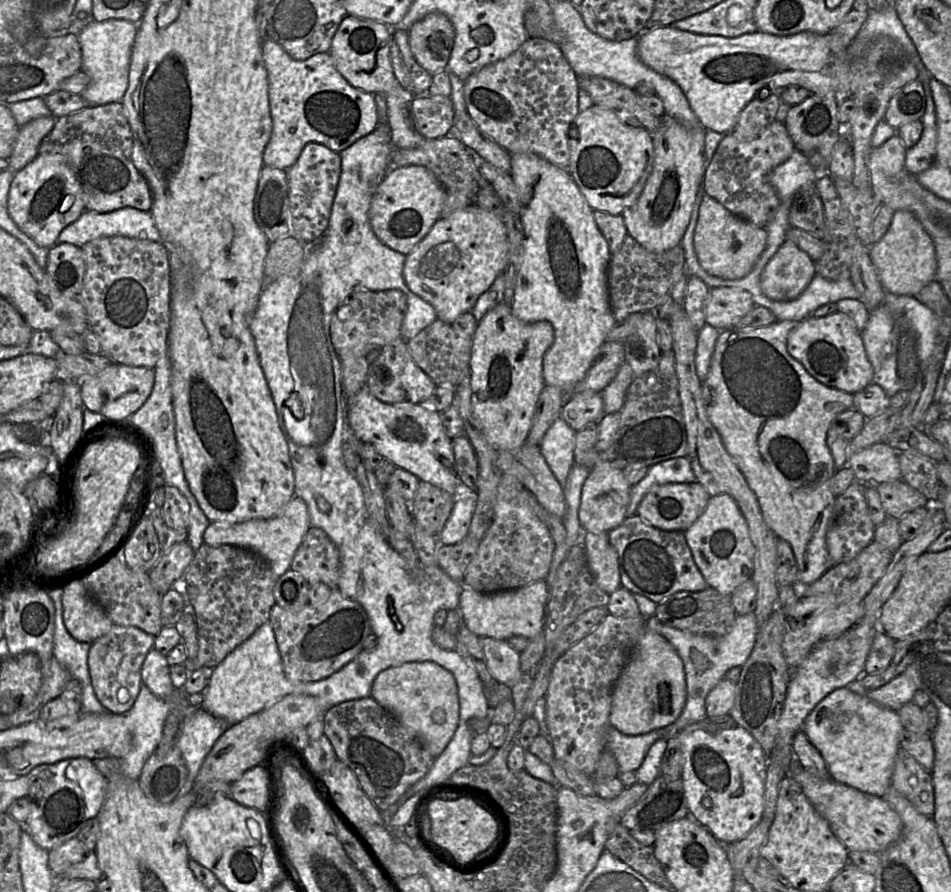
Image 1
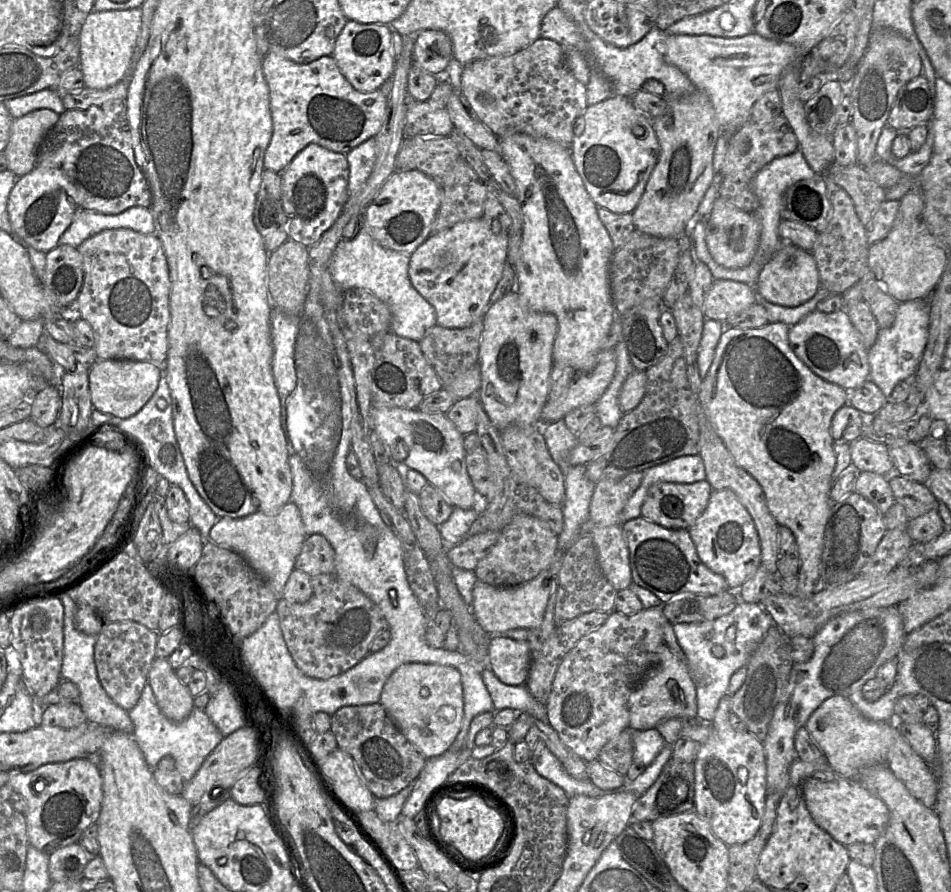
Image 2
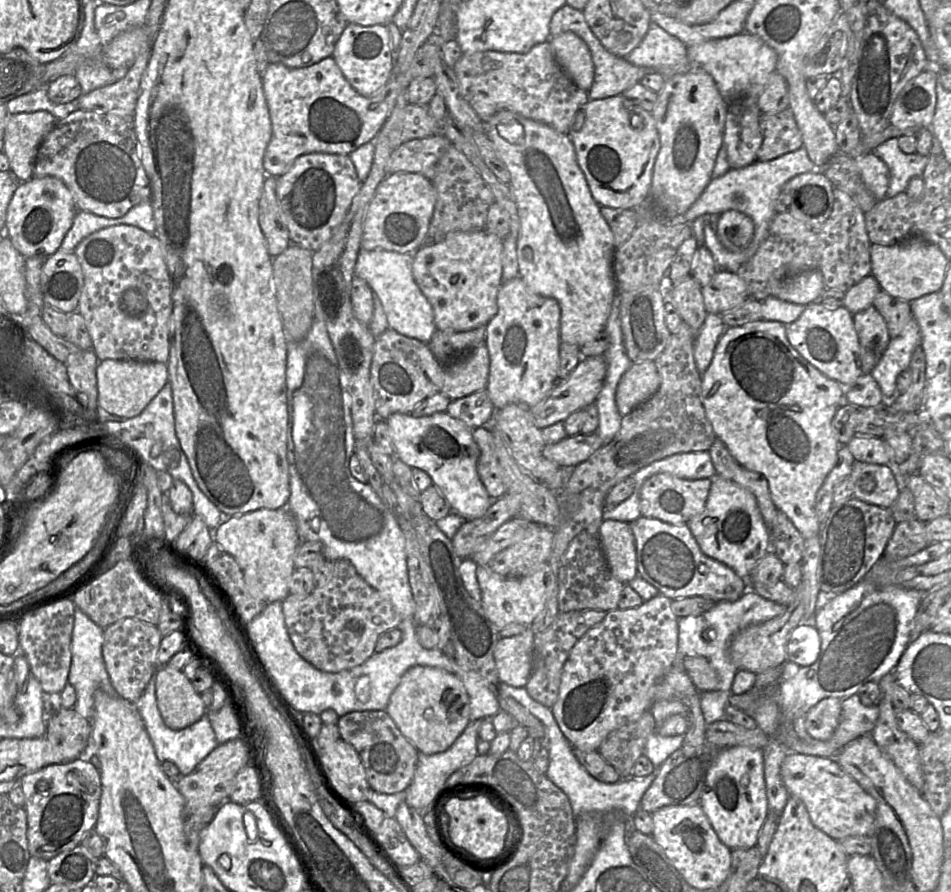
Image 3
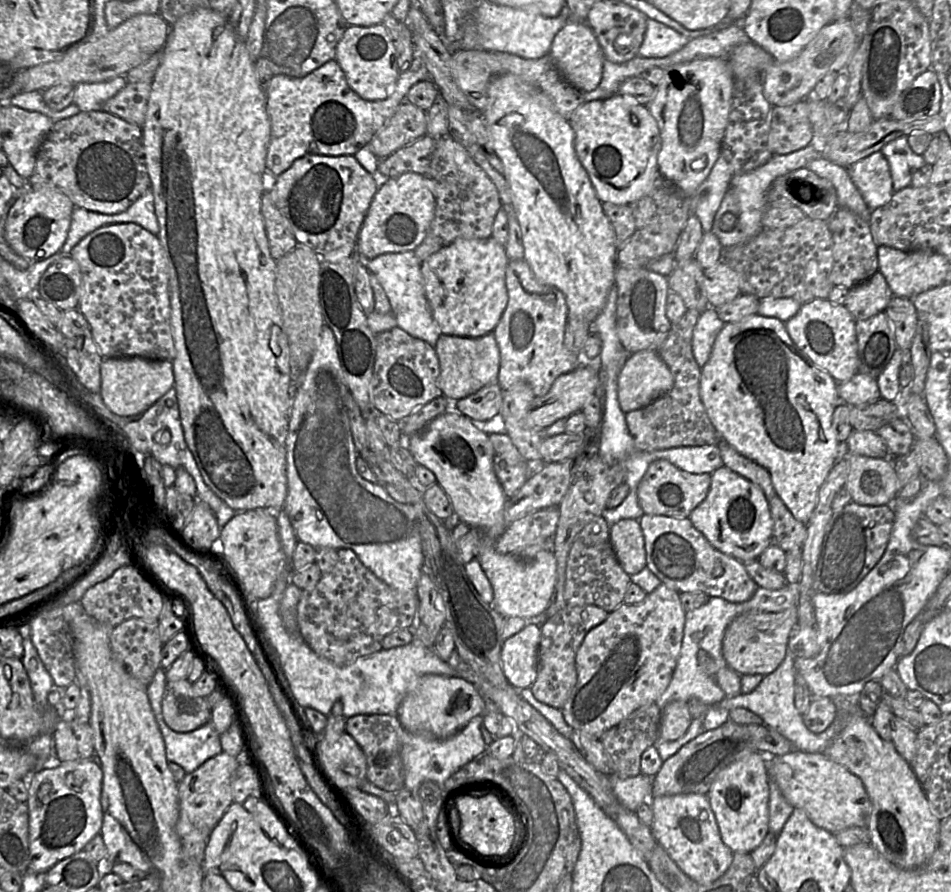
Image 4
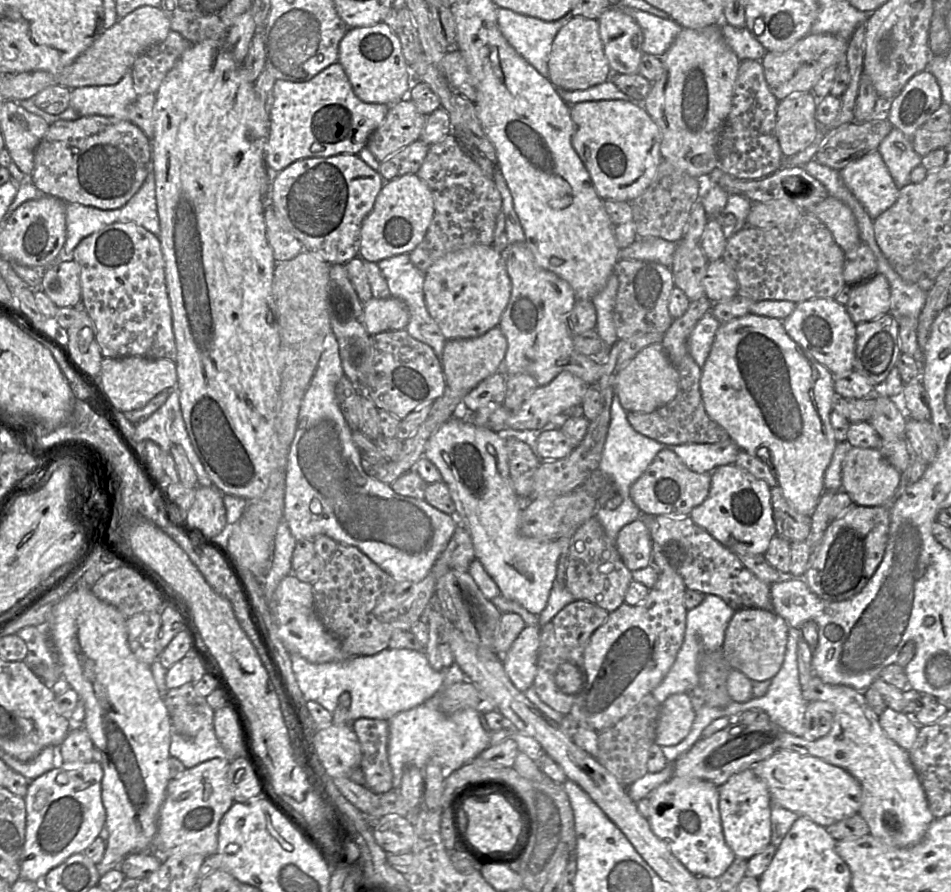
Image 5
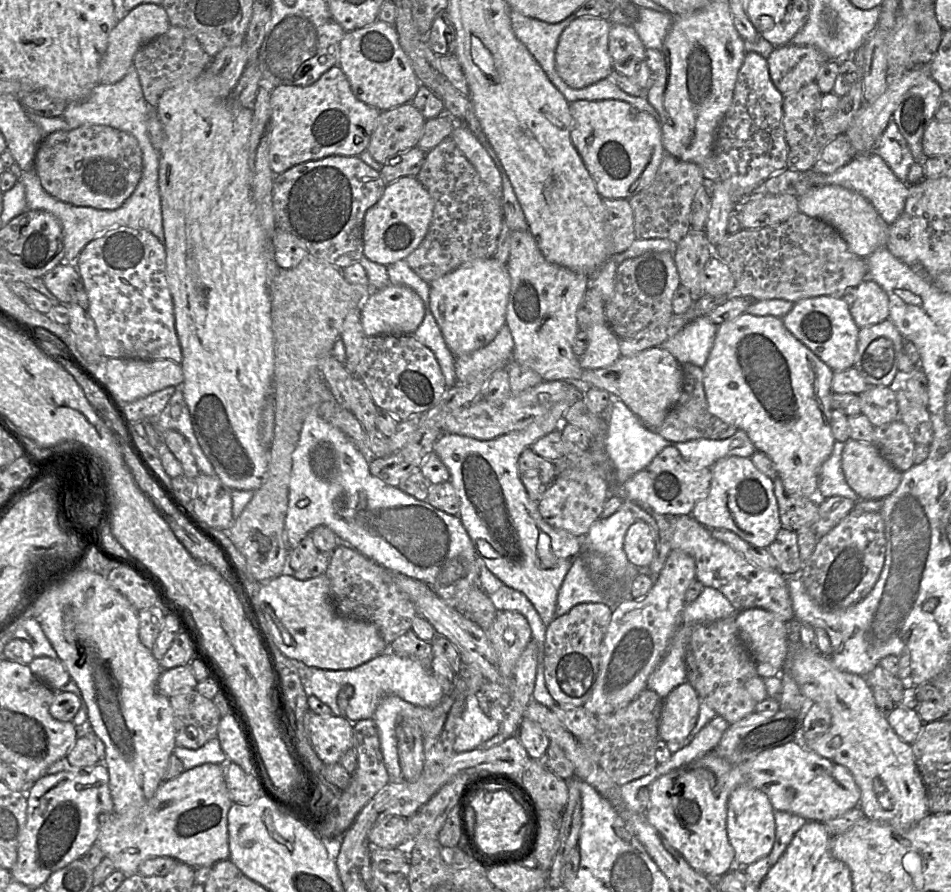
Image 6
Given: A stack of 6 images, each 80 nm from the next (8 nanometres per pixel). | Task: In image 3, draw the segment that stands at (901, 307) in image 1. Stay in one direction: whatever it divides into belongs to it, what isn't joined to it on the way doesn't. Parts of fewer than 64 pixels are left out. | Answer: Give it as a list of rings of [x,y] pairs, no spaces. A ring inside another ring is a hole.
[[[912,318],[902,333],[892,338],[871,376],[878,383],[884,403],[896,397],[896,381],[904,370],[910,367],[914,350],[921,345],[921,332],[915,318]]]

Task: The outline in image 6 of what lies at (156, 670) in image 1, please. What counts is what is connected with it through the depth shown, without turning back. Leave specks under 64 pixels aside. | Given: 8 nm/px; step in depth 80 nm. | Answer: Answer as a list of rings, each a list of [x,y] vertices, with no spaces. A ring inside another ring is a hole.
[[[191,689],[170,696],[169,702],[177,746],[197,749],[217,737],[221,716],[212,700]]]

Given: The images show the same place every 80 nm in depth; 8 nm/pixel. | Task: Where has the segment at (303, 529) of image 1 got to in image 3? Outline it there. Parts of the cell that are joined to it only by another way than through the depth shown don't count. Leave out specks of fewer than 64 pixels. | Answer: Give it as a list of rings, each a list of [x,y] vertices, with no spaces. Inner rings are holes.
[[[261,508],[242,515],[231,516],[228,521],[220,524],[214,530],[214,541],[236,560],[253,596],[271,603],[283,601],[290,594],[289,583],[293,572],[296,570],[294,558],[301,538],[298,534],[295,518],[287,508],[275,510]]]

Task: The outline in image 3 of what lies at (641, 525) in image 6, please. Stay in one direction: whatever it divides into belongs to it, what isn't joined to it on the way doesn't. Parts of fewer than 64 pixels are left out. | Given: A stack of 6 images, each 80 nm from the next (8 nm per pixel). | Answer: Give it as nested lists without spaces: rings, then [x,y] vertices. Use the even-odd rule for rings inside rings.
[[[603,520],[598,535],[612,574],[628,584],[637,576],[636,544],[630,524]]]

